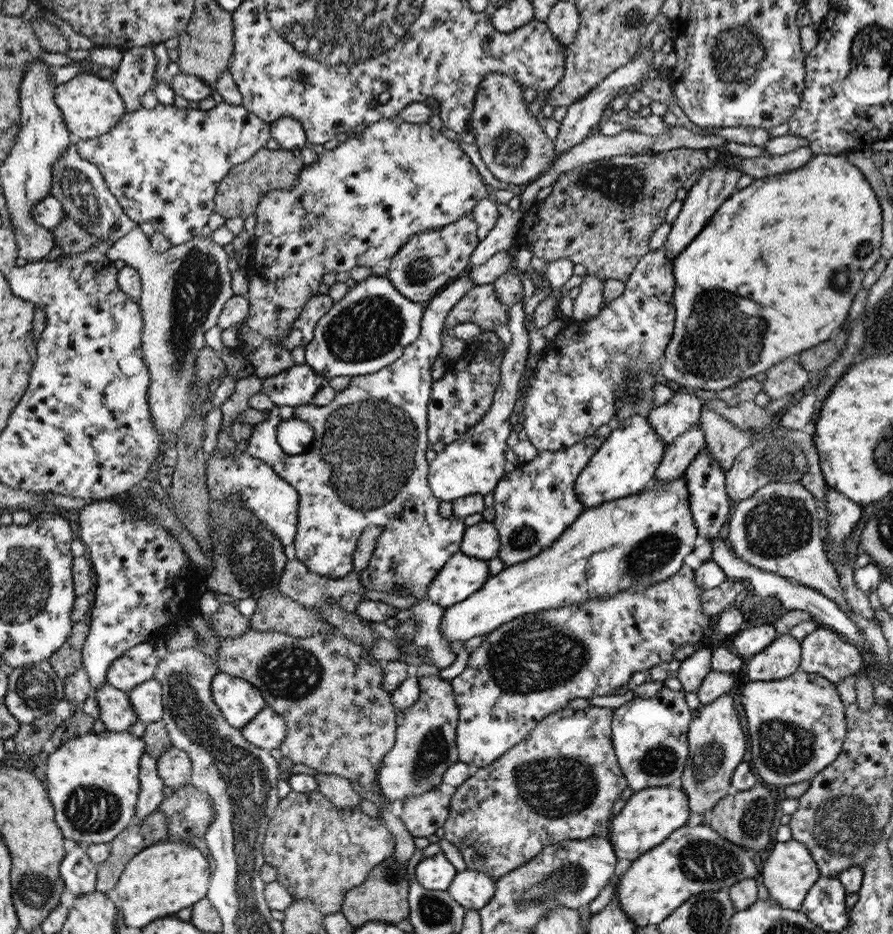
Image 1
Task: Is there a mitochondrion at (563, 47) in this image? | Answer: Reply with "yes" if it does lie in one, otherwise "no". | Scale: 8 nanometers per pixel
no

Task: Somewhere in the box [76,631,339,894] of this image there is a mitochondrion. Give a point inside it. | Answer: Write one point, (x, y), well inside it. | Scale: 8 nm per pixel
(292, 673)

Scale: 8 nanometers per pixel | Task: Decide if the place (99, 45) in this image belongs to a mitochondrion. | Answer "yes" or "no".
no

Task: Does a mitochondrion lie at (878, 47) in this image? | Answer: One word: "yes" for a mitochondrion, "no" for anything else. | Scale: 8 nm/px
yes

